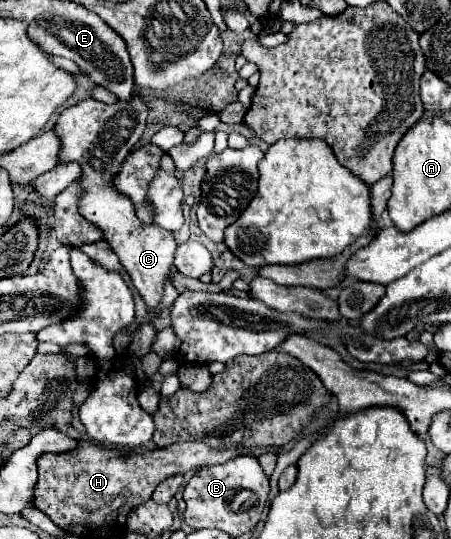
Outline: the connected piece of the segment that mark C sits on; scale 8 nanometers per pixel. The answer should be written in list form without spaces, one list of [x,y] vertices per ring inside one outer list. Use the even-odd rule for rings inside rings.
[[[134,95],[130,101],[116,101],[114,105],[96,99],[84,99],[64,109],[54,129],[62,137],[60,161],[78,161],[82,165],[80,179],[86,195],[80,201],[80,213],[104,231],[104,239],[120,257],[120,263],[130,275],[132,285],[142,295],[146,307],[154,311],[162,303],[164,285],[170,269],[174,267],[174,253],[178,243],[174,235],[166,229],[140,223],[134,213],[132,201],[110,187],[130,147],[134,147],[142,137],[146,129],[146,115],[148,105],[142,101],[140,95]]]

